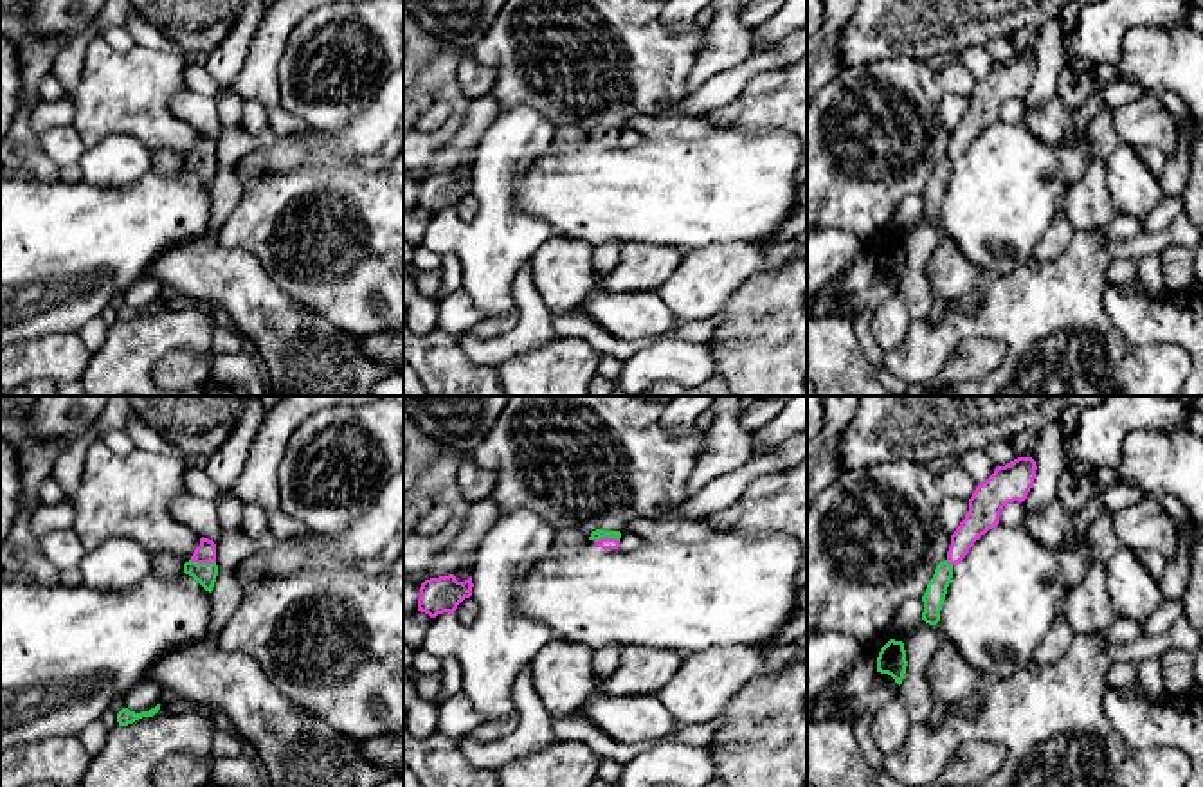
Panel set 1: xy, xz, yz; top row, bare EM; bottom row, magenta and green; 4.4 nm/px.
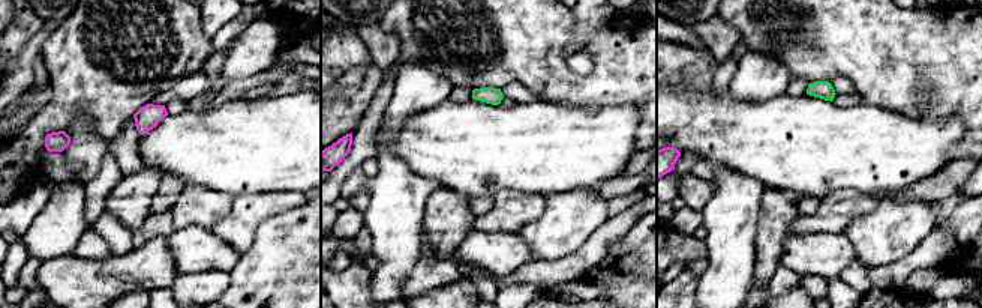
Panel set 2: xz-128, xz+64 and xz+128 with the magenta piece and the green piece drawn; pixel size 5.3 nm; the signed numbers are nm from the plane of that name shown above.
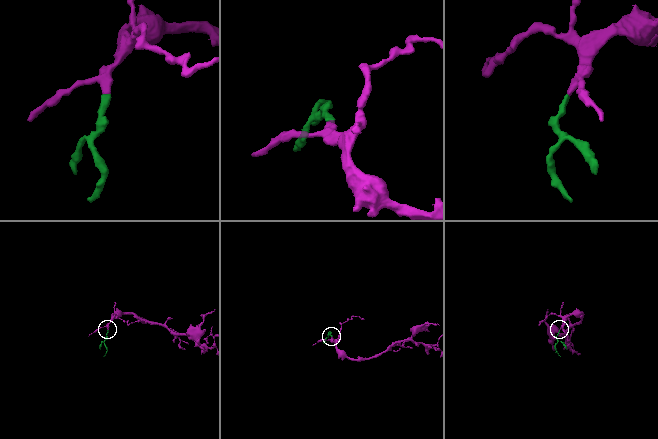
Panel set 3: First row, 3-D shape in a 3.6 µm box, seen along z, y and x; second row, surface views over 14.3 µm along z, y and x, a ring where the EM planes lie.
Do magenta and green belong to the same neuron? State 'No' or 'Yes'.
Yes

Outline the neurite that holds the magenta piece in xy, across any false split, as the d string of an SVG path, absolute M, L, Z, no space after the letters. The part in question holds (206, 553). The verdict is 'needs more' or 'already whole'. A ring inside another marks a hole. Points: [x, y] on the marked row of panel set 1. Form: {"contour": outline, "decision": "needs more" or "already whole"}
{"contour": "M202 537L191 560L184 564L184 573L193 576L205 591L211 593L218 576L216 544Z", "decision": "needs more"}

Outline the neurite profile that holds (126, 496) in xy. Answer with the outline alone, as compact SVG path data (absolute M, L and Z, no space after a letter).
M99 438L85 457L83 481L70 495L72 529L92 551L110 538L139 542L151 556L173 553L189 562L200 535L175 520L169 504L184 495L189 461L176 454L115 454Z

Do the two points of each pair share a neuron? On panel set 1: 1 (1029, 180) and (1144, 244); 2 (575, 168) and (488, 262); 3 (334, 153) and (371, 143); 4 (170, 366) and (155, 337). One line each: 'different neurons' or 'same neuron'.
1: different neurons
2: different neurons
3: same neuron
4: different neurons

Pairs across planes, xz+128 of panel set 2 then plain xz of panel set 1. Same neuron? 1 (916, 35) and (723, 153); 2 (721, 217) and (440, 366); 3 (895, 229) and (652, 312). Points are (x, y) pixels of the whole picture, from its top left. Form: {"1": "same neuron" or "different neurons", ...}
{"1": "different neurons", "2": "different neurons", "3": "different neurons"}

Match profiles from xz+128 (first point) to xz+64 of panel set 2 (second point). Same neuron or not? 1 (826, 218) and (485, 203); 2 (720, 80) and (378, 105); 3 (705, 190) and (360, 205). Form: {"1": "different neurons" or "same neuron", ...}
{"1": "different neurons", "2": "same neuron", "3": "same neuron"}

